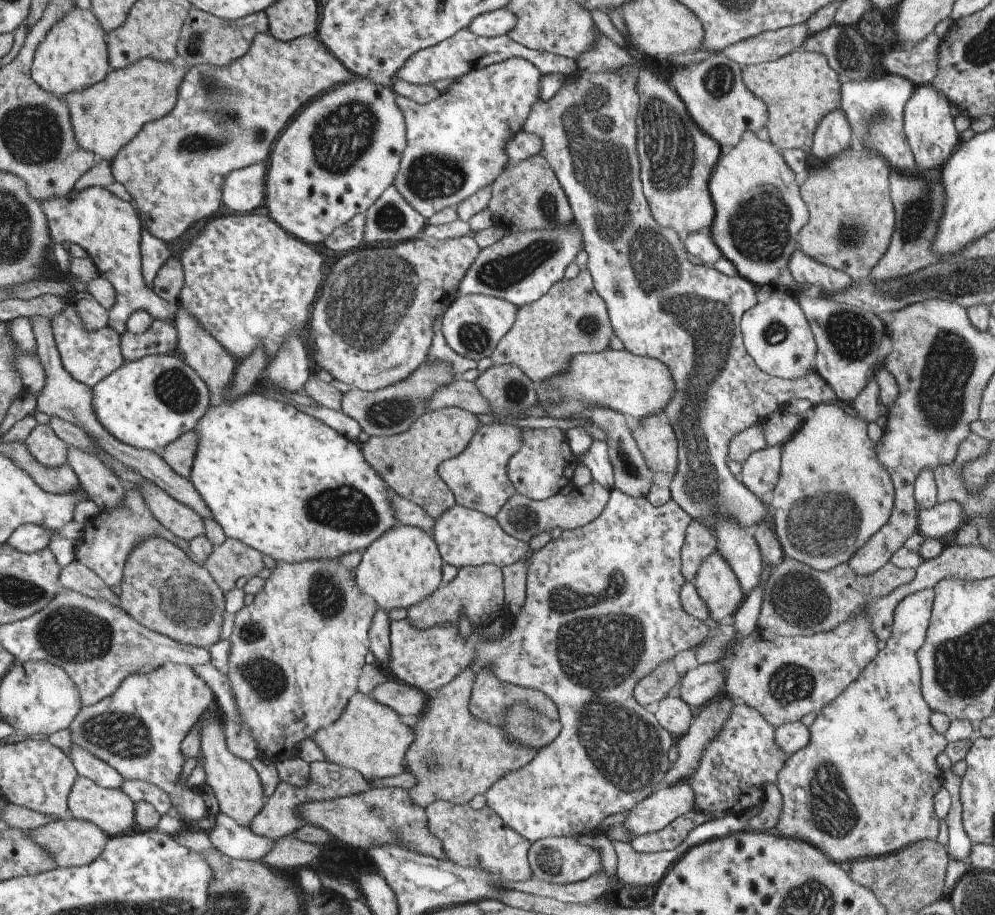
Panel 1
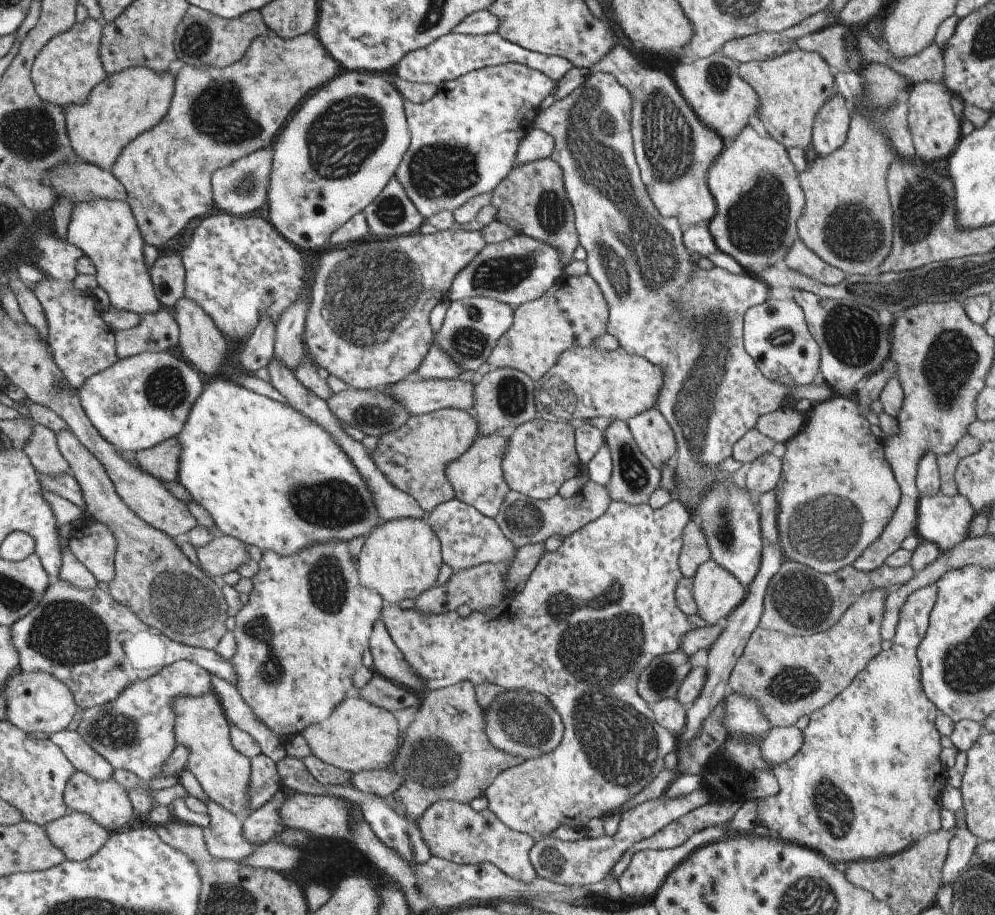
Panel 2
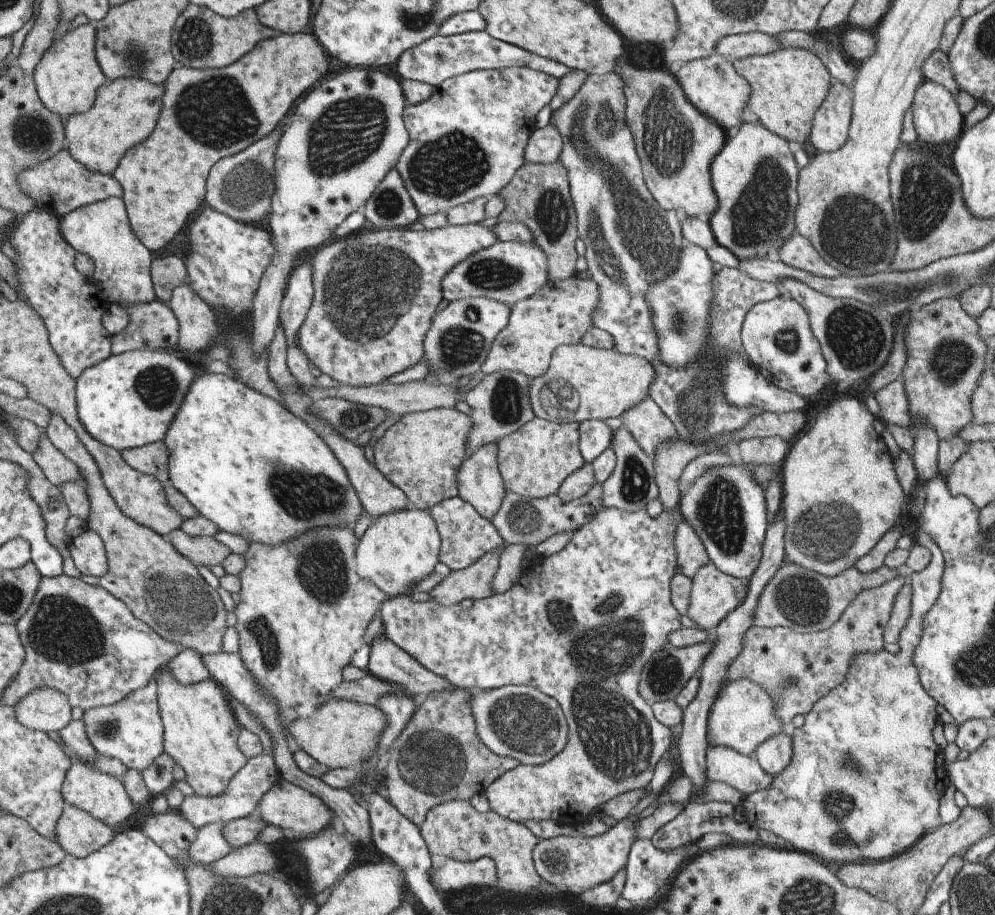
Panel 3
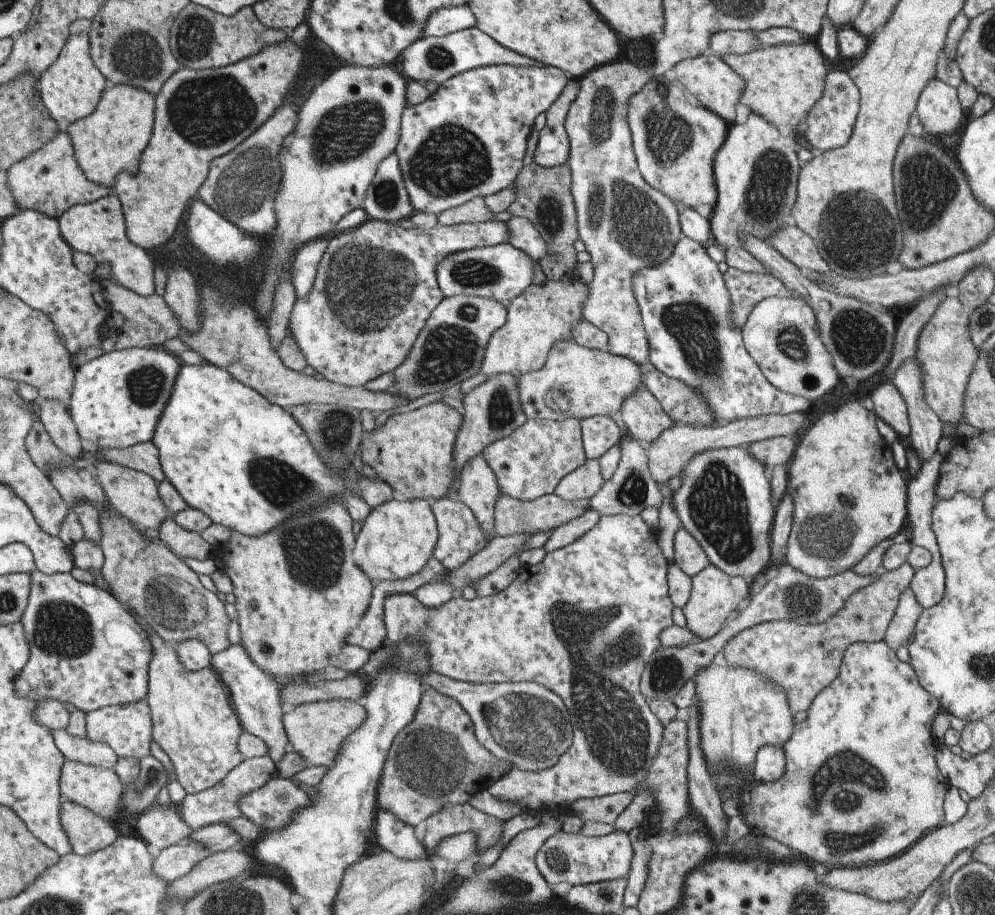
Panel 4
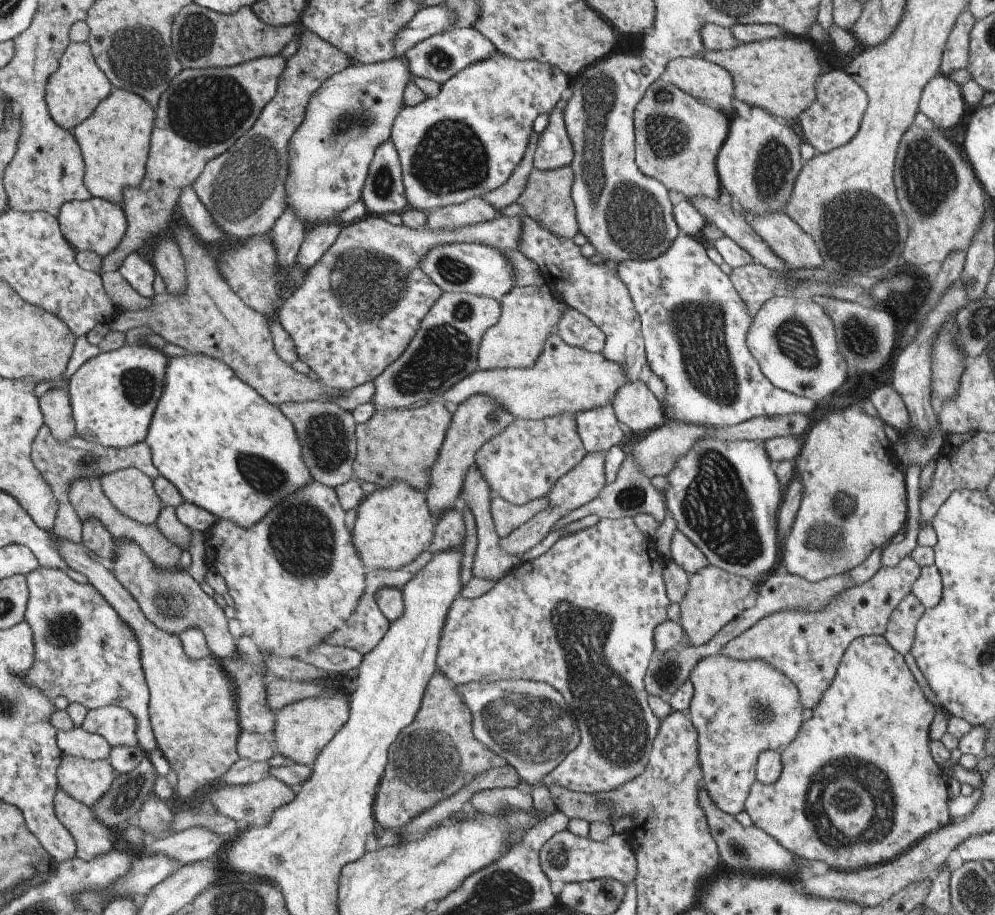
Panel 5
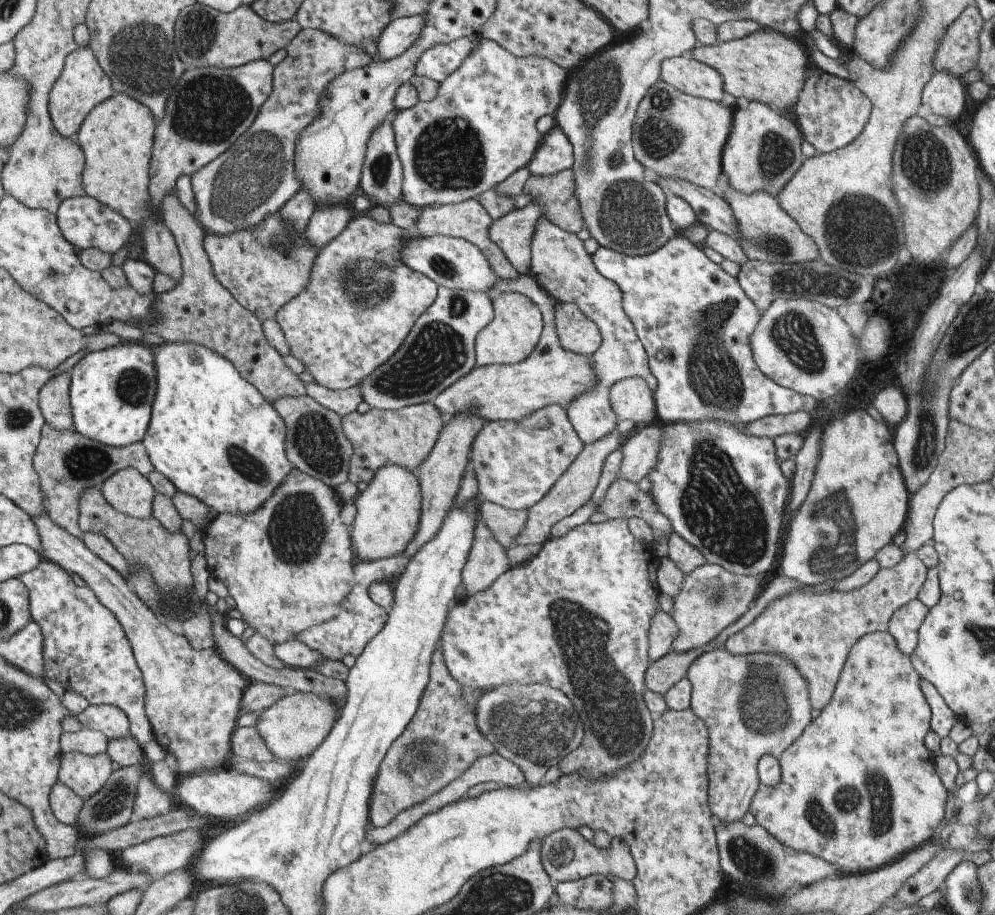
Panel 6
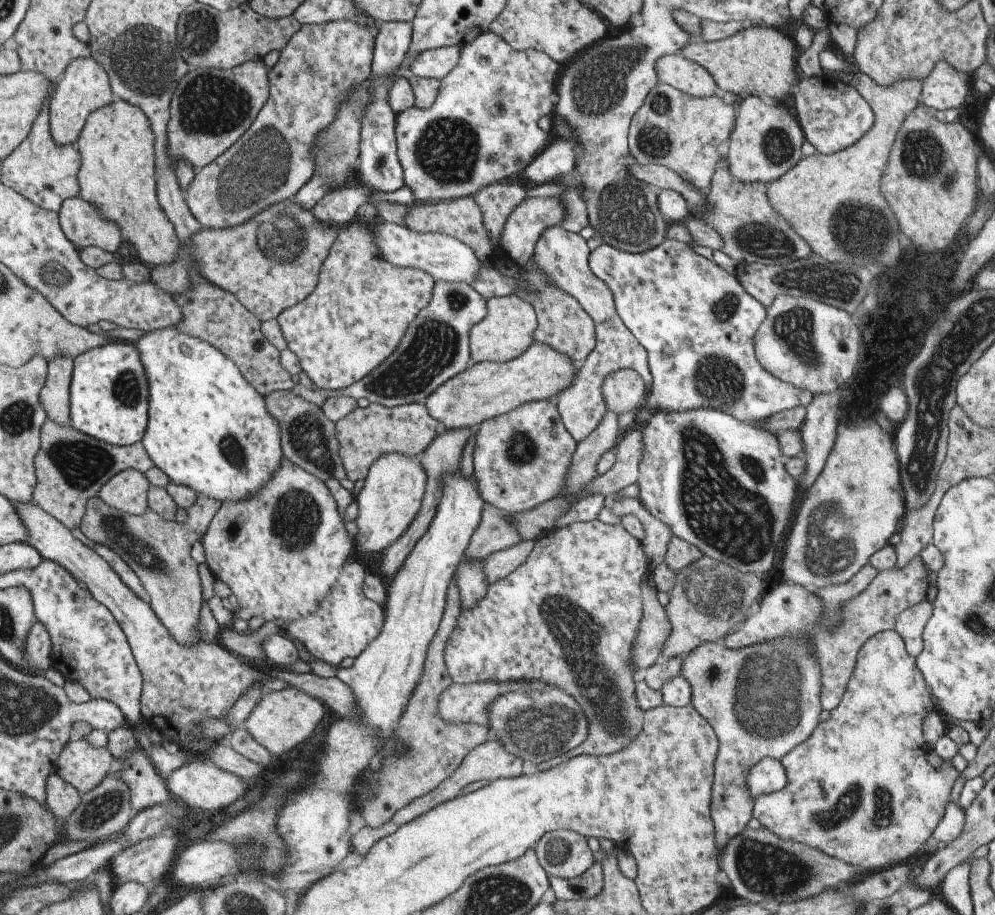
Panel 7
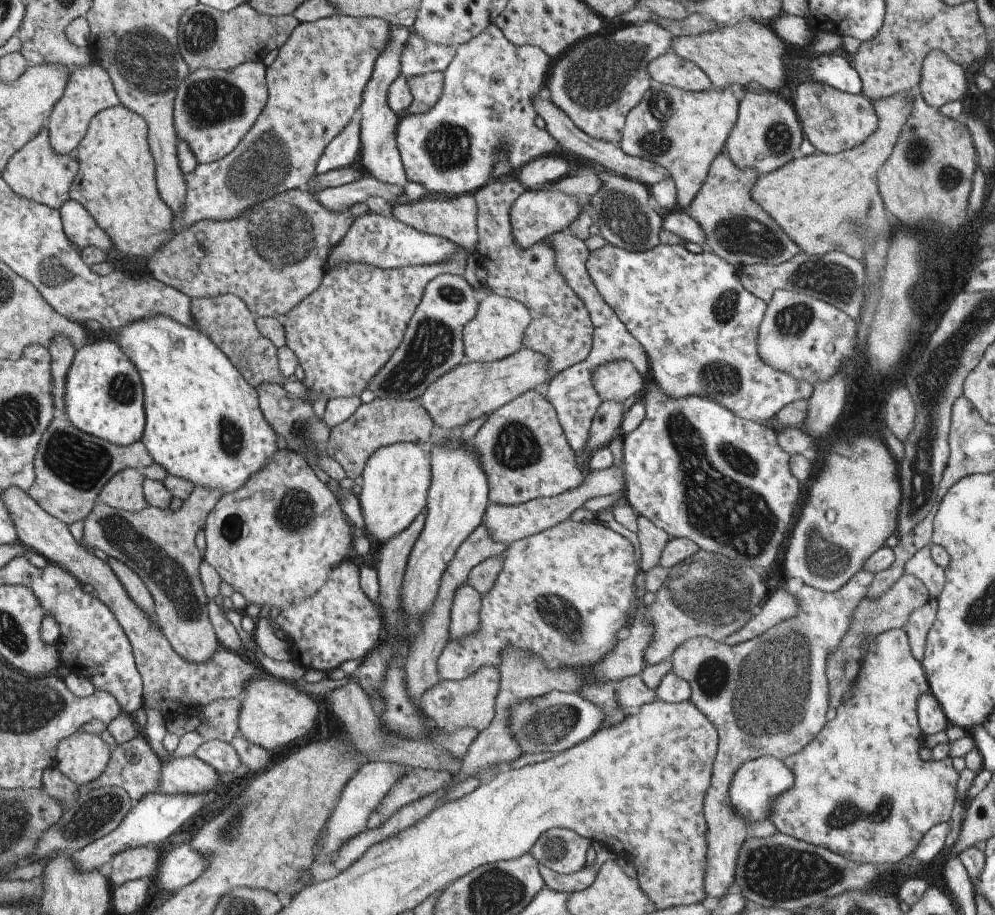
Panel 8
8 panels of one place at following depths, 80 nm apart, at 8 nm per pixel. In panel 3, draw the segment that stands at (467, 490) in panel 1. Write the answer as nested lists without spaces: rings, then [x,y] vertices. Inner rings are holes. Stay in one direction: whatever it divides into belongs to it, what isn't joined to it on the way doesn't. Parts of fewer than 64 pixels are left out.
[[[495,442],[477,448],[457,468],[456,497],[469,504],[483,520],[491,521],[506,494],[495,462]]]

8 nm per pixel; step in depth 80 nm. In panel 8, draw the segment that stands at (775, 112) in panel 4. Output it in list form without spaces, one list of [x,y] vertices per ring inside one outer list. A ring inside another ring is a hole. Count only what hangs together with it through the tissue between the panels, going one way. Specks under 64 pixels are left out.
[[[751,22],[735,26],[720,26],[699,36],[676,37],[670,49],[677,56],[690,60],[711,81],[713,88],[724,89],[729,84],[739,84],[746,92],[778,93],[785,86],[787,72],[783,66],[785,43],[774,33],[769,24]]]

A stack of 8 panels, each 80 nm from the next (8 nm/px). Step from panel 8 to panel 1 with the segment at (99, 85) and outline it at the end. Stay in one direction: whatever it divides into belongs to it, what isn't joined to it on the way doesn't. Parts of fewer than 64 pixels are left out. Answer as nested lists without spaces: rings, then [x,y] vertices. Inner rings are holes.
[[[77,6],[71,7],[56,23],[49,27],[41,42],[36,46],[32,63],[30,66],[30,77],[50,95],[64,98],[73,91],[80,91],[97,81],[100,81],[107,73],[108,54],[105,41],[105,34],[97,22],[95,15],[89,9],[82,9]]]

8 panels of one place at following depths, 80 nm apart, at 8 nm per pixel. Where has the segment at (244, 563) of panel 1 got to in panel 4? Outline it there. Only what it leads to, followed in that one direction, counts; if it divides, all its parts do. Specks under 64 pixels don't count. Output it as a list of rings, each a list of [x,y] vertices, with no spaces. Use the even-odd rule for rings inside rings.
[[[172,516],[161,523],[156,535],[169,547],[169,550],[180,559],[211,559],[214,546],[203,541],[199,533],[189,532],[177,526]]]

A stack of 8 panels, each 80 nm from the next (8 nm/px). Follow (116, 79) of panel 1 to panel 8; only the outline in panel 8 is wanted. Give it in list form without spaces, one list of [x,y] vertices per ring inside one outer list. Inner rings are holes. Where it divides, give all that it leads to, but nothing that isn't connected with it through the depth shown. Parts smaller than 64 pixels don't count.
[[[123,103],[104,108],[93,115],[85,134],[73,154],[78,160],[78,171],[68,192],[68,198],[76,200],[108,234],[114,246],[123,256],[135,256],[142,261],[159,250],[175,234],[172,230],[172,212],[159,198],[155,184],[154,160],[147,142],[144,118],[125,108]]]

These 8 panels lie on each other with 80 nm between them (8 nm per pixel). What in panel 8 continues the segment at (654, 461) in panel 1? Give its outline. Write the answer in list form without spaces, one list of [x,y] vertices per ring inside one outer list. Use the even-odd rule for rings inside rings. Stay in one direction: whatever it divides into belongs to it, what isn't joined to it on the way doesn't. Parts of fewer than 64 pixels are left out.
[[[614,361],[594,369],[592,385],[602,401],[622,403],[639,393],[643,380],[629,361]]]

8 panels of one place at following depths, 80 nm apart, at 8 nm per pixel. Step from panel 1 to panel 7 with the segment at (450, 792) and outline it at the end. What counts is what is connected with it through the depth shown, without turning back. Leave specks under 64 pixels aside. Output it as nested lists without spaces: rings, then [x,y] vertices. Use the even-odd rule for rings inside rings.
[[[455,581],[446,592],[446,603],[440,623],[426,650],[423,672],[414,686],[404,713],[400,716],[394,730],[397,743],[402,743],[408,753],[389,755],[382,764],[376,764],[375,780],[372,782],[372,797],[362,802],[360,815],[370,827],[385,824],[401,807],[413,799],[432,791],[440,782],[452,775],[465,755],[476,746],[489,740],[485,726],[475,723],[450,723],[438,714],[438,697],[453,683],[446,671],[442,657],[445,642],[454,629],[460,613],[460,596]]]

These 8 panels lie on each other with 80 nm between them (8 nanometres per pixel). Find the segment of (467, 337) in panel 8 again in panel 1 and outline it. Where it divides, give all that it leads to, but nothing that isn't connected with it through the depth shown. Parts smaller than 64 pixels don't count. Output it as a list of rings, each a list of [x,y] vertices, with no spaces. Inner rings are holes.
[[[586,268],[575,278],[561,279],[533,302],[521,305],[511,328],[489,355],[493,365],[517,365],[533,384],[561,375],[577,353],[596,353],[608,348],[613,336],[607,309]]]

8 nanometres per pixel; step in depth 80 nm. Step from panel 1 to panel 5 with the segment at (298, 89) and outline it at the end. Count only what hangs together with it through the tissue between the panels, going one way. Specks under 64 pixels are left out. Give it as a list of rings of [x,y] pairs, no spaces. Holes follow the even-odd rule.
[[[271,55],[259,57],[256,59],[251,59],[230,67],[207,67],[204,69],[181,69],[167,85],[167,88],[158,96],[158,101],[156,102],[156,107],[154,108],[154,123],[150,134],[150,145],[147,153],[146,163],[144,166],[145,172],[142,176],[141,182],[136,187],[125,187],[122,192],[122,211],[125,215],[126,220],[126,231],[121,239],[121,242],[116,246],[114,251],[111,251],[107,256],[101,259],[101,264],[99,265],[99,270],[97,274],[103,274],[108,272],[117,271],[120,264],[123,263],[125,256],[131,254],[133,251],[139,250],[143,246],[146,240],[152,242],[154,239],[163,237],[165,229],[167,228],[169,222],[176,219],[178,216],[177,210],[177,199],[181,189],[183,187],[191,186],[192,182],[201,174],[204,169],[205,163],[216,156],[219,156],[222,152],[225,152],[232,144],[242,135],[245,134],[257,120],[261,109],[270,102],[273,95],[276,92],[276,86],[278,83],[278,78],[281,72],[283,72],[286,60],[280,55]]]

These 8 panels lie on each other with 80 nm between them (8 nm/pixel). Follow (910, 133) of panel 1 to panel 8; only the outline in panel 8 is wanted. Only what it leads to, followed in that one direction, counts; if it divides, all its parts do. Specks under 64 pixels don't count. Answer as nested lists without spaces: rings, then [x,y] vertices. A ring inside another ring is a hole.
[[[931,51],[922,63],[916,92],[930,106],[938,109],[944,104],[966,96],[965,70],[941,51]]]

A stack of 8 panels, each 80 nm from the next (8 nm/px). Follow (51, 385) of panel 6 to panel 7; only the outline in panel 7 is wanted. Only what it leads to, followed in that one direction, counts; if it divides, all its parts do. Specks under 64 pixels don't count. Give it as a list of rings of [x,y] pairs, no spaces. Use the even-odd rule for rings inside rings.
[[[55,357],[49,361],[44,385],[39,391],[39,402],[46,420],[58,425],[69,424],[68,388],[72,373],[71,357]]]

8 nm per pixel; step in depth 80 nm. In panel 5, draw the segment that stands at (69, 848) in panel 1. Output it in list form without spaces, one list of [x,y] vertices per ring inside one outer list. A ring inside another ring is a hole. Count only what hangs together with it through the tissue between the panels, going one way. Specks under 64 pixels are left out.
[[[59,788],[53,797],[53,806],[57,820],[60,820],[74,840],[77,858],[88,861],[108,853],[112,848],[115,829],[96,821],[89,807],[77,802]]]

